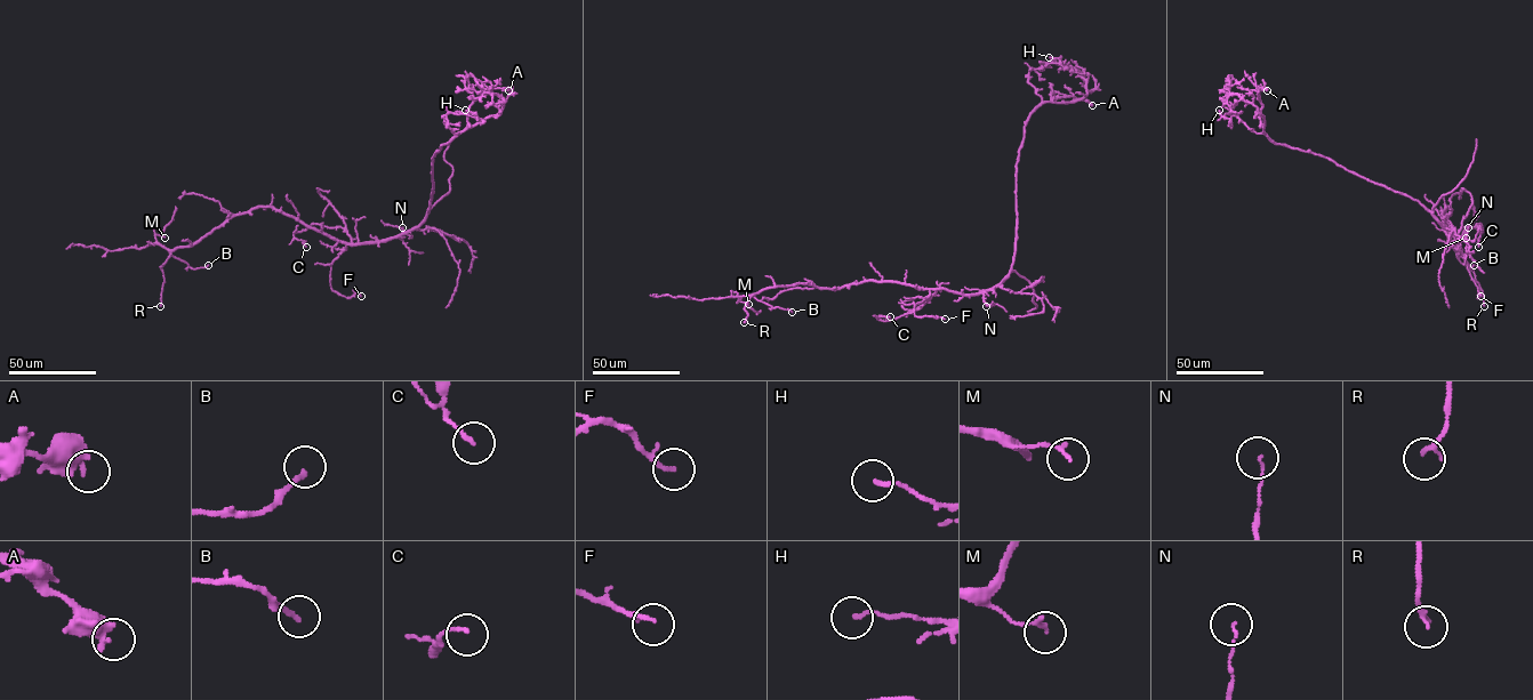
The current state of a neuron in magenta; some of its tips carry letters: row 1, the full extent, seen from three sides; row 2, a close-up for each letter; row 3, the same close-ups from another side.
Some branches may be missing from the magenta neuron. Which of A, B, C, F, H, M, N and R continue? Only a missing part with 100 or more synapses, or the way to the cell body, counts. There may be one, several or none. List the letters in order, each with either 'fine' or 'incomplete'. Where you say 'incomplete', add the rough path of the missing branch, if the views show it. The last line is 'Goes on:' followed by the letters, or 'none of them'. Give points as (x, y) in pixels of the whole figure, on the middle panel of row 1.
A: fine
B: fine
C: fine
F: fine
H: fine
M: fine
N: fine
R: fine
Goes on: none of them

